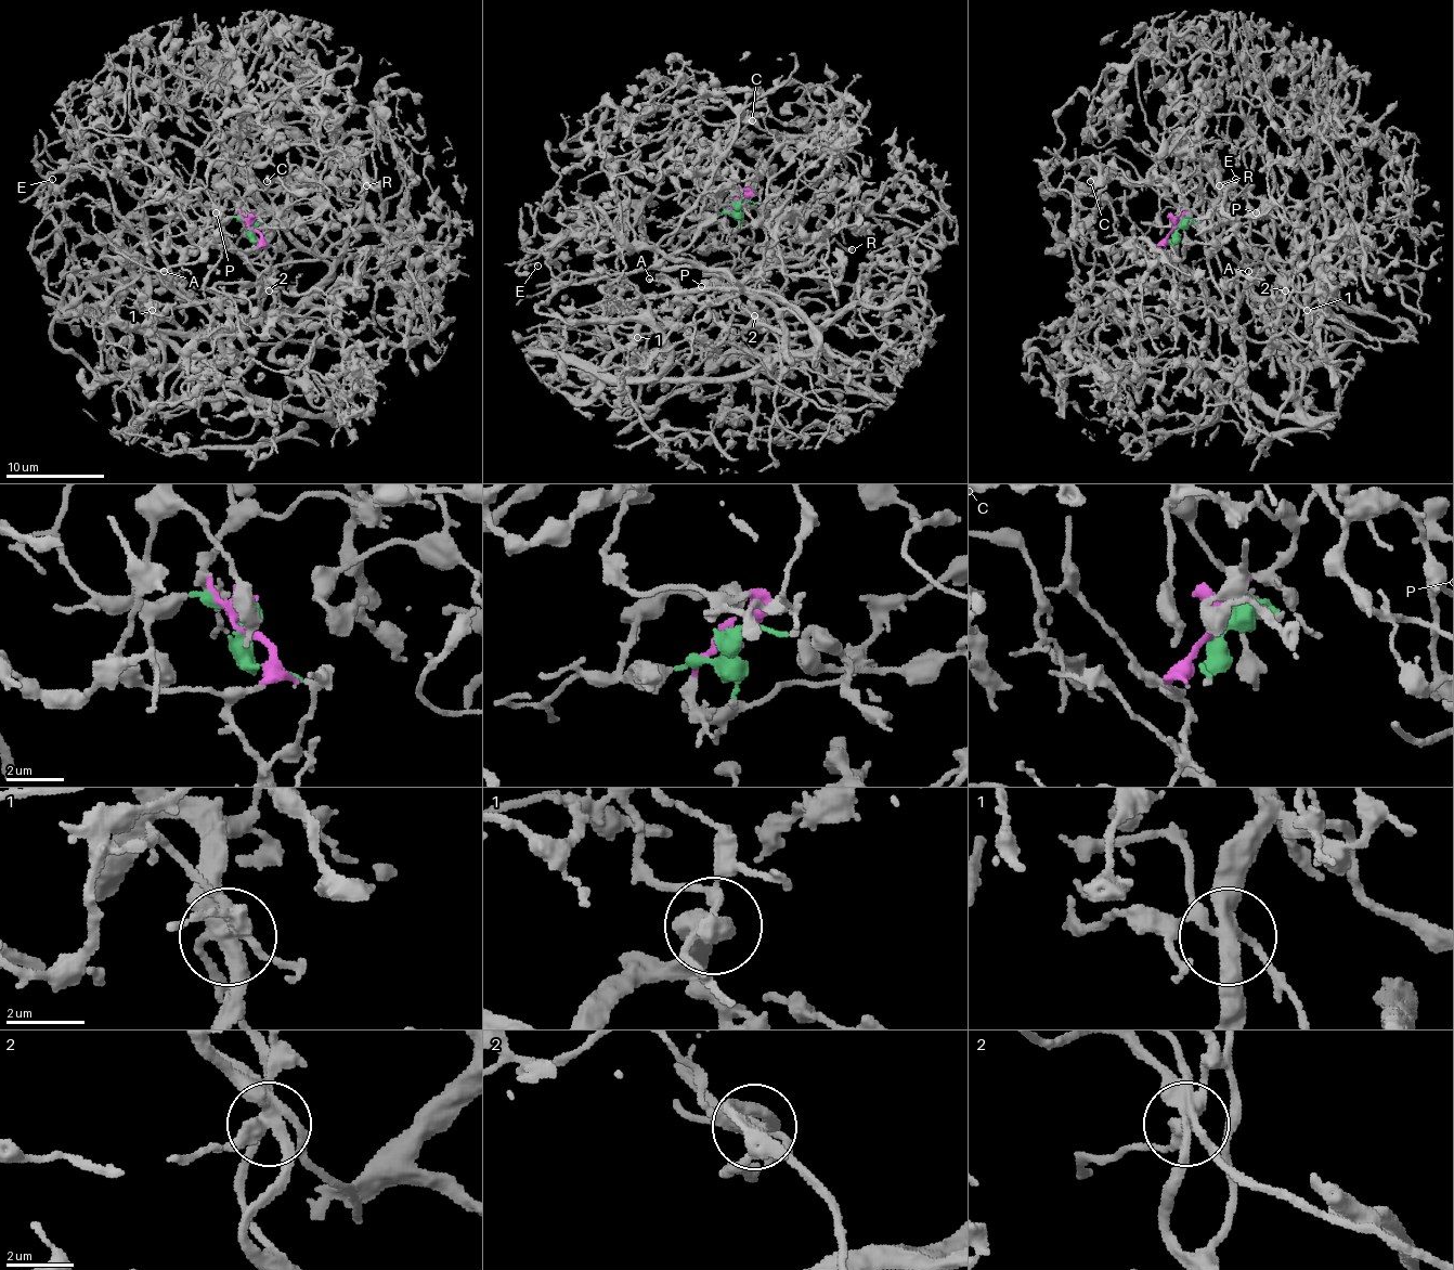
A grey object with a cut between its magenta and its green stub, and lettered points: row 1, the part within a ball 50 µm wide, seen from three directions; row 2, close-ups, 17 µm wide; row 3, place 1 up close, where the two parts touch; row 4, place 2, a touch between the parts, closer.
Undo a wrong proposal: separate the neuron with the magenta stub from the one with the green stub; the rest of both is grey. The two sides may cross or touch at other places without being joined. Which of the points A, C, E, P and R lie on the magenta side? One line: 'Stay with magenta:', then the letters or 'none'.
Stay with magenta: A

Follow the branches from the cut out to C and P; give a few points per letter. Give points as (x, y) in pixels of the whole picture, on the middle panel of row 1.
C: (737, 204), (675, 227), (731, 254), (709, 302), (803, 266), (855, 206), (838, 150), (751, 120)
P: (737, 204), (675, 227), (699, 221), (731, 254), (724, 293), (709, 302), (758, 281), (712, 295), (702, 285)

